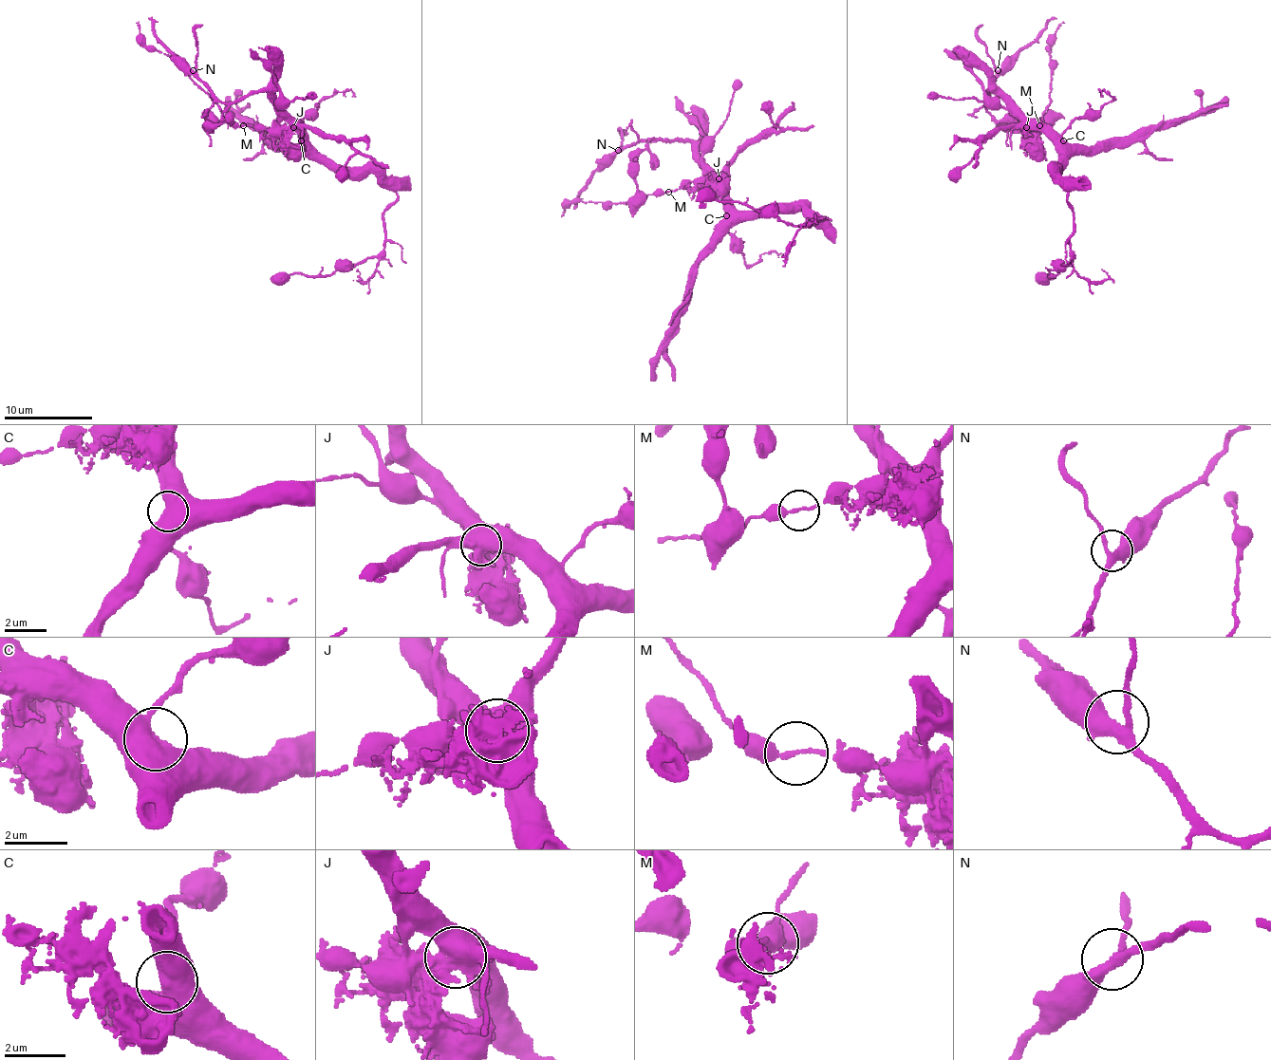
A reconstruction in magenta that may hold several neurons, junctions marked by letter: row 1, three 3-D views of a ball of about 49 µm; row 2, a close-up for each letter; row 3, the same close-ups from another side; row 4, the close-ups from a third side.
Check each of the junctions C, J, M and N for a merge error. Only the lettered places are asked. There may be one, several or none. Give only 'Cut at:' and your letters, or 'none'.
Cut at: J

